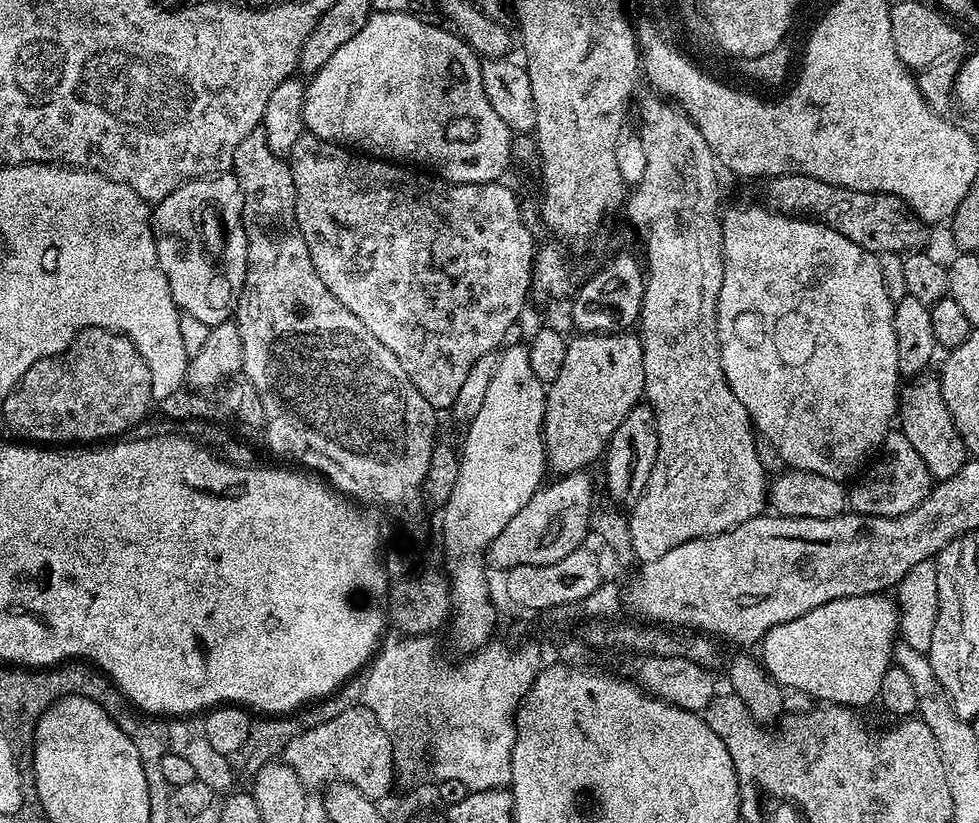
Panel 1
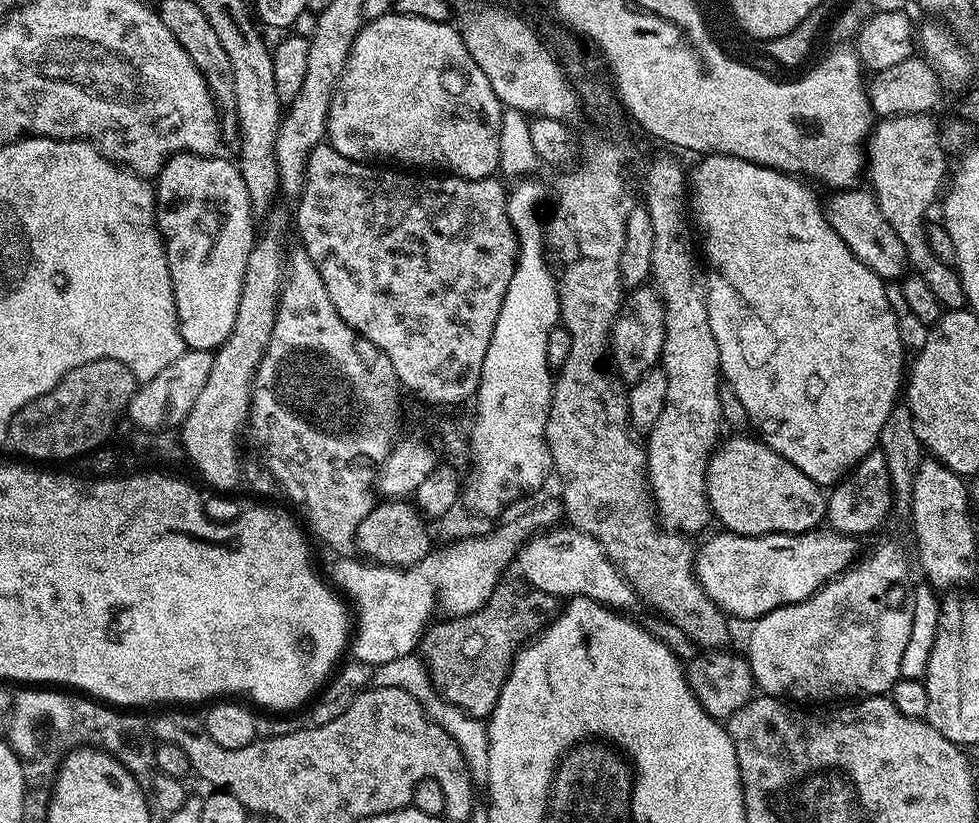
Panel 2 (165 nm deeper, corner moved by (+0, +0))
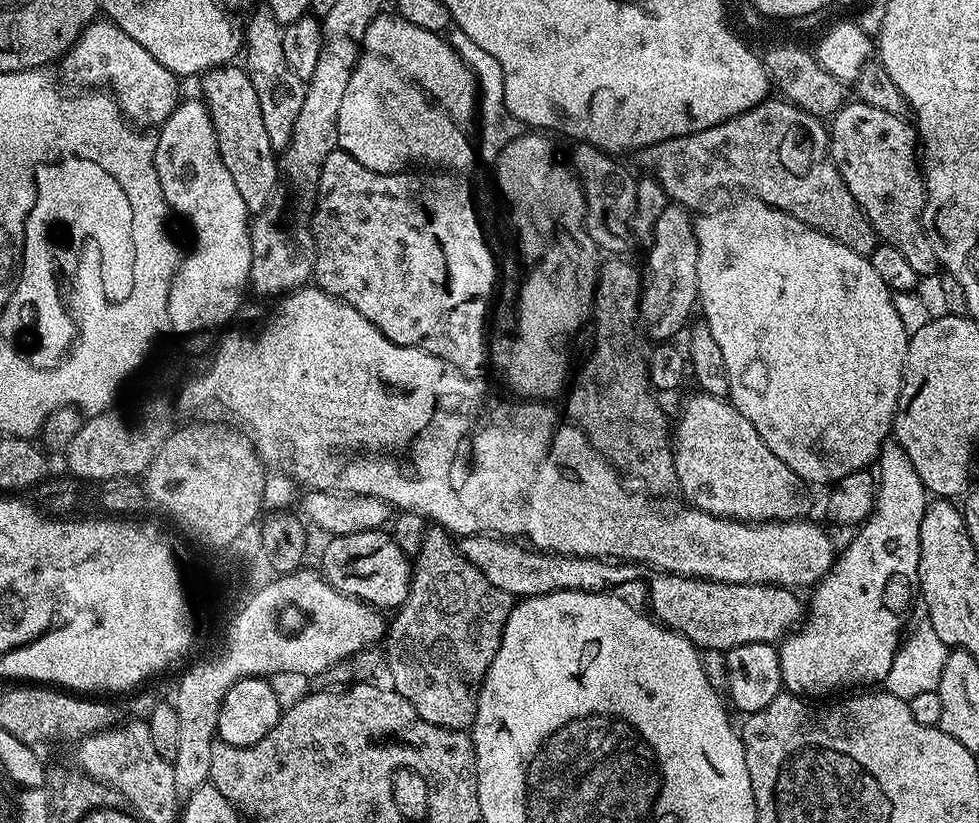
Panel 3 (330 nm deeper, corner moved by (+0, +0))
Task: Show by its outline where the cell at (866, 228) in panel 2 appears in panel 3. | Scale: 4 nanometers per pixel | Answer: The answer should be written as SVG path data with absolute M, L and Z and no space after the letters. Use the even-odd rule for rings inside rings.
M769 98L754 105L749 112L730 118L724 124L678 138L659 140L649 148L639 149L638 156L644 167L643 171L660 183L671 203L683 204L689 210L696 210L707 196L712 196L723 188L745 188L749 197L766 202L806 222L814 230L842 242L842 246L850 246L850 250L858 254L871 257L878 237L866 214L858 206L854 194L850 194L842 174L838 174L828 151L829 129L820 124L823 124L821 117L803 112L797 104L789 104L783 98Z

